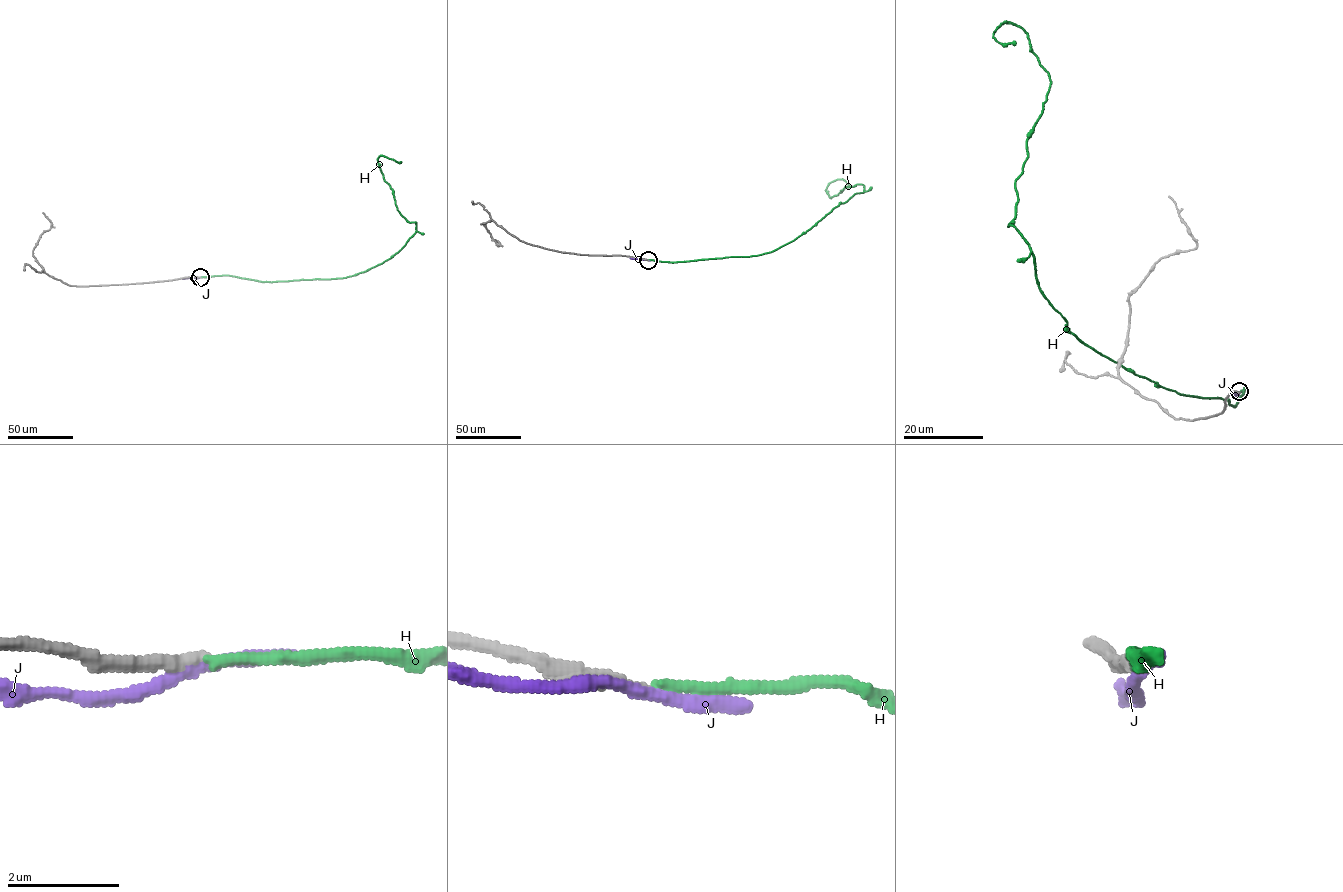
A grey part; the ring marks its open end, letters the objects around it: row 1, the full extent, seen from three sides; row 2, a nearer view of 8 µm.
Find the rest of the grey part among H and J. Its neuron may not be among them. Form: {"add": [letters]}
{"add": []}

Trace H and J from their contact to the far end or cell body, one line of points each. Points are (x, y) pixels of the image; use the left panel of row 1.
H: (200, 277), (345, 278), (382, 263), (416, 229), (397, 209), (377, 159), (400, 162)
J: (199, 277), (182, 279)

